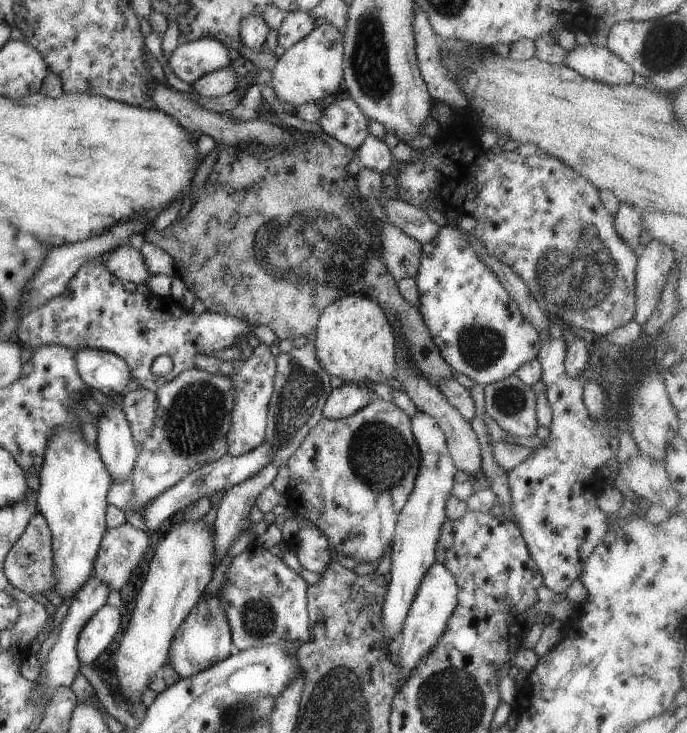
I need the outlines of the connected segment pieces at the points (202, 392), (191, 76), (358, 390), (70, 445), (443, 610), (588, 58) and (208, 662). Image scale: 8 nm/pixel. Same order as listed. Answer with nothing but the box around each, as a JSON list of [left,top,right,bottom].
[[128,368,236,514],[167,38,232,84],[323,383,377,420],[36,428,112,598],[398,560,458,687],[564,42,639,86],[165,588,233,678]]

